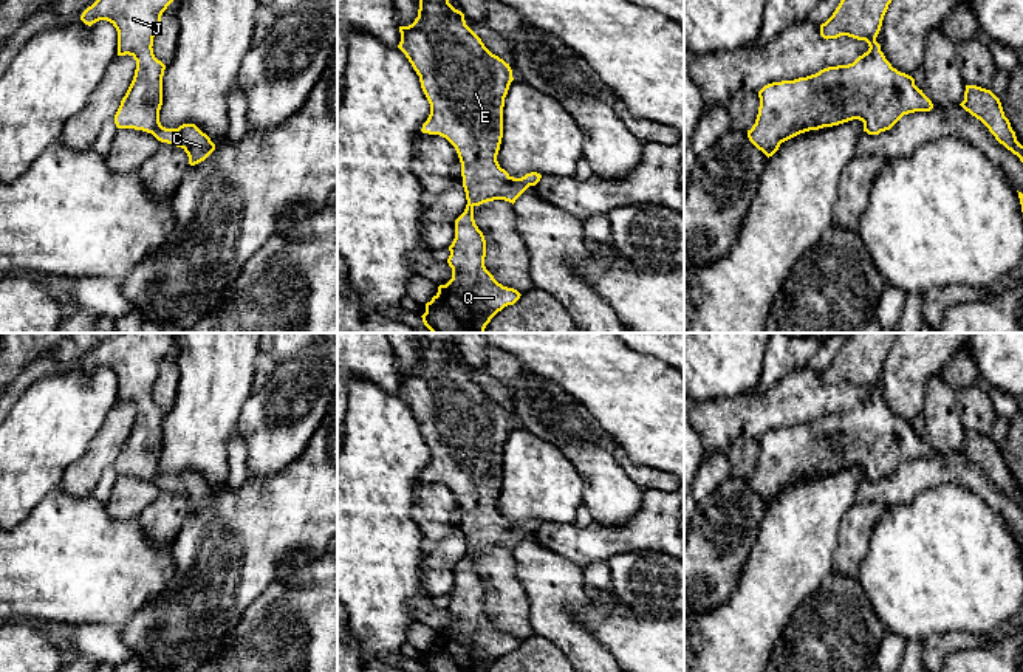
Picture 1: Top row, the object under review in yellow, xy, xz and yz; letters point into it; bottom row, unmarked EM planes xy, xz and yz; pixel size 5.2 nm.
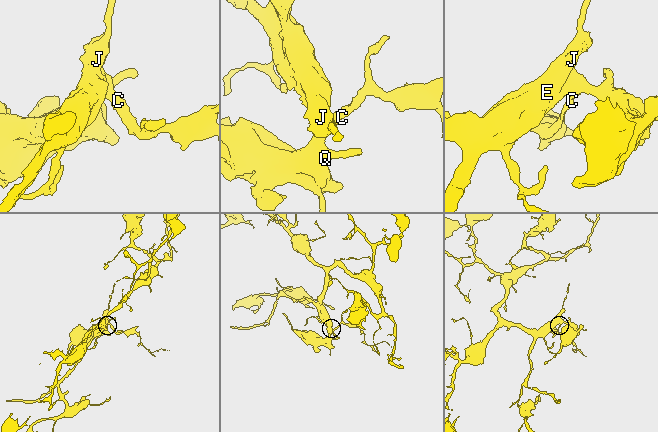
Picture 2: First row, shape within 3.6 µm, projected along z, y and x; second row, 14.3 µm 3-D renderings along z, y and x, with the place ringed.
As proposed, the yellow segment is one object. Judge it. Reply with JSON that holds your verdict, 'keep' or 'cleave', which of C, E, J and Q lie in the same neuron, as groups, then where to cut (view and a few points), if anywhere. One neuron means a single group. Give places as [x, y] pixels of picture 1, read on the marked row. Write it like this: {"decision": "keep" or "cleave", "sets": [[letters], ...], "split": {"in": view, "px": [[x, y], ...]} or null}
{"decision": "keep", "sets": [["C", "E", "J", "Q"]], "split": null}

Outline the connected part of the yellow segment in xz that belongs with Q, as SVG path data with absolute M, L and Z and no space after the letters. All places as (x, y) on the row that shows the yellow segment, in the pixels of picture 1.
M419 0L418 17L409 26L399 26L398 48L405 54L419 76L421 88L430 104L430 115L421 132L446 138L457 150L461 163L466 209L455 220L455 238L447 259L452 279L438 286L438 293L426 303L421 316L432 333L484 333L491 319L520 299L514 288L503 286L484 266L486 240L474 220L474 207L494 200L515 203L542 175L511 177L500 167L497 155L503 138L503 107L512 70L492 54L481 39L466 25L464 14L449 0Z

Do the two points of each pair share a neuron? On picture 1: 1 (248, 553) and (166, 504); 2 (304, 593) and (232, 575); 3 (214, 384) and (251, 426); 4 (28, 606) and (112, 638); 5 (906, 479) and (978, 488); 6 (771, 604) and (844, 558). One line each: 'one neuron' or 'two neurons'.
1: two neurons
2: two neurons
3: two neurons
4: two neurons
5: one neuron
6: two neurons

